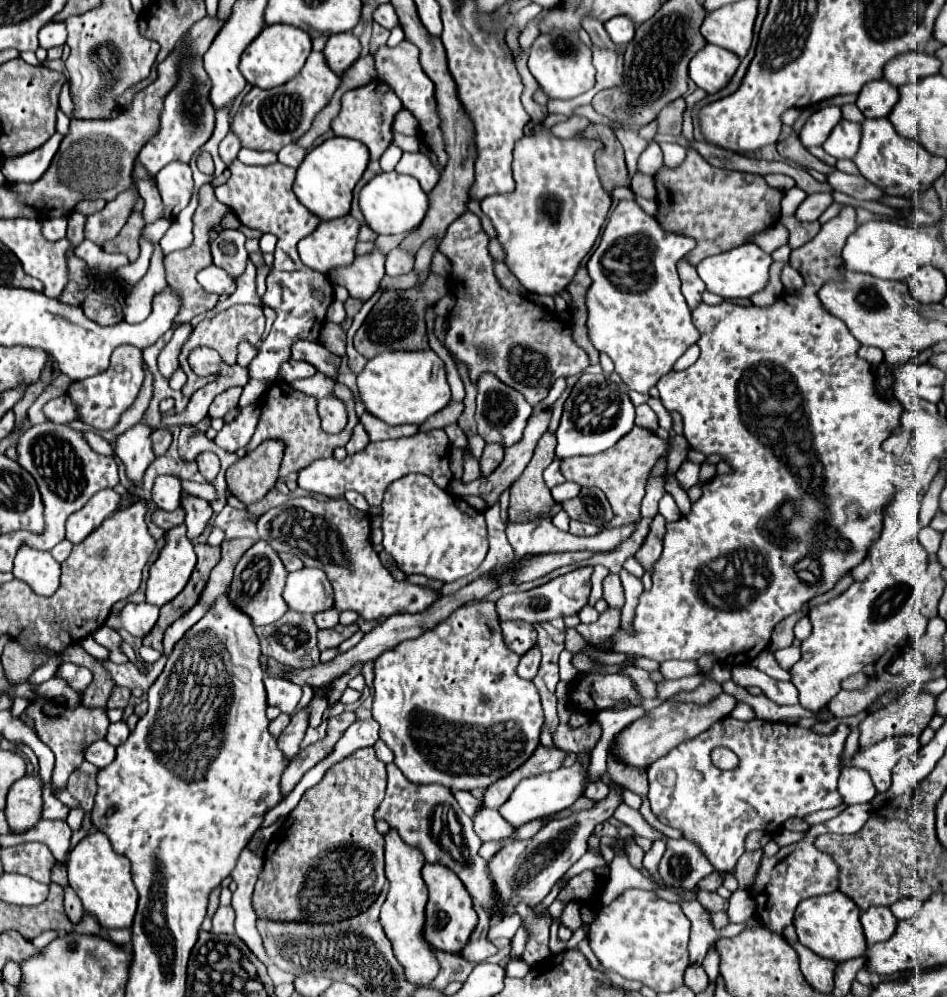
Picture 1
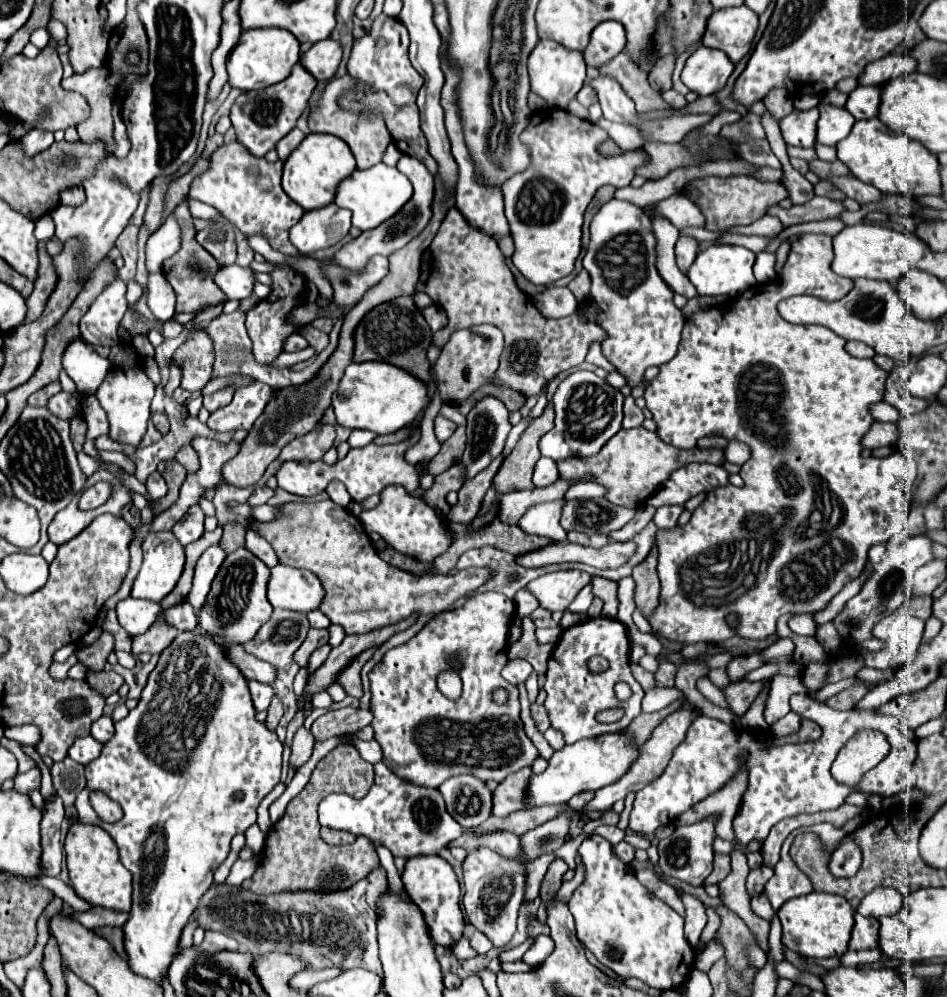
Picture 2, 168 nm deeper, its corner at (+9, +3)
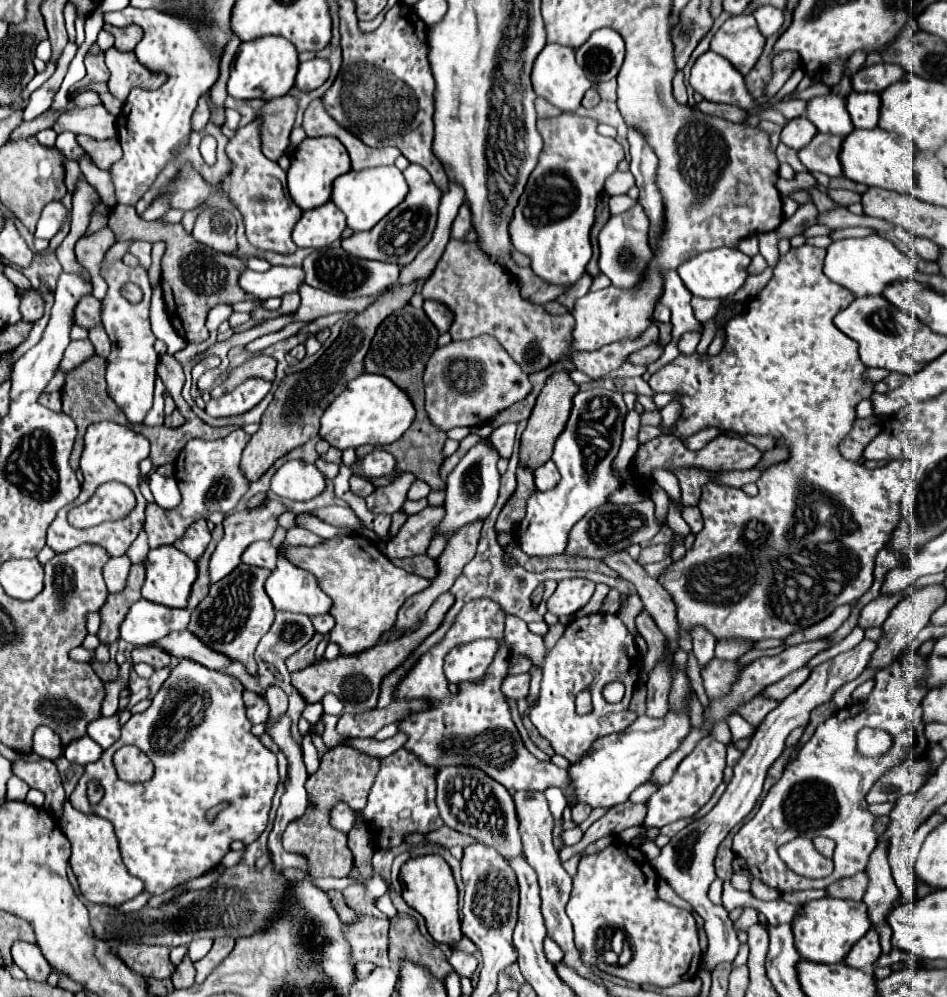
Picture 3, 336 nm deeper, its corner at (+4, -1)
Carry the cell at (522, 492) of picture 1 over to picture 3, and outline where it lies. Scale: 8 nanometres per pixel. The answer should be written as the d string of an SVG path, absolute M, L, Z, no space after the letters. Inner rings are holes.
M559 372L553 374L545 388L541 390L537 404L529 416L529 424L525 428L525 432L521 434L521 446L519 446L519 466L521 468L529 468L535 470L539 468L543 462L547 462L551 458L551 450L553 450L553 442L555 438L561 434L561 430L565 428L565 422L569 418L569 410L571 410L571 400L577 392L577 384L571 382L567 372Z

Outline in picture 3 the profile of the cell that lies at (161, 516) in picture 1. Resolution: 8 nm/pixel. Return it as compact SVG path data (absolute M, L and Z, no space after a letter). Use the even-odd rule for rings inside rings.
M233 430L229 436L221 440L189 440L181 452L183 456L183 470L191 476L191 486L185 488L183 502L173 510L151 510L145 512L145 530L149 536L149 546L159 548L165 544L173 544L177 538L183 536L185 528L199 518L207 518L211 512L227 512L231 510L239 498L247 492L249 482L239 470L239 460L245 444L249 442L249 434L243 430Z

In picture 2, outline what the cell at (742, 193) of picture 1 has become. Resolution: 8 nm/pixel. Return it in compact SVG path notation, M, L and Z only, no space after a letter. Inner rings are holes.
M708 176L692 180L690 186L700 192L696 204L706 218L706 230L728 230L732 226L752 224L754 220L766 214L768 206L776 206L780 200L788 198L788 190L784 188L782 182L762 182L752 176L734 176L734 178Z

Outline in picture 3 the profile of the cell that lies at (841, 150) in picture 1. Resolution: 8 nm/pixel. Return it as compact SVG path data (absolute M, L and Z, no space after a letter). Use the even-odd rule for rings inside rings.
M827 94L827 96L819 96L819 98L809 100L805 116L823 134L847 136L855 130L855 126L851 124L851 116L847 112L845 100L835 94Z

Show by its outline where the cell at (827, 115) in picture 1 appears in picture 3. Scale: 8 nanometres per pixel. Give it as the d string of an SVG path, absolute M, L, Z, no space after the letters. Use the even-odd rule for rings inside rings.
M805 116L793 118L785 124L785 128L781 132L781 142L789 148L799 150L799 148L803 148L803 144L809 144L809 140L811 140L811 136L815 136L815 132L817 132L815 124L811 120L807 120Z

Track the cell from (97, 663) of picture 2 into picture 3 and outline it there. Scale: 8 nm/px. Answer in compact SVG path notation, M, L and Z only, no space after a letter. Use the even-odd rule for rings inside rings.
M133 564L131 574L127 578L127 586L119 594L109 594L105 606L101 608L101 628L99 628L99 640L107 646L119 640L119 626L129 612L131 604L135 604L141 598L141 586L145 580L145 564Z

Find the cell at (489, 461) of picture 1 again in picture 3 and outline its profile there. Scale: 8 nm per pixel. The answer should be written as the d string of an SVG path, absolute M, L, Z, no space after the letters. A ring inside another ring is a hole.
M427 506L417 514L411 514L401 526L395 538L385 546L389 558L407 558L427 552L429 542L433 540L439 520L443 520L443 506Z

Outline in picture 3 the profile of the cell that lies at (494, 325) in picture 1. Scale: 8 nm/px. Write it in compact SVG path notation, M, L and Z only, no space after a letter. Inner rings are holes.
M451 238L437 268L425 280L421 294L425 300L443 302L453 312L453 324L449 330L453 340L469 340L479 334L493 334L527 374L541 372L561 360L571 360L577 370L597 380L617 370L631 352L657 342L659 338L657 324L651 324L635 340L617 340L615 344L605 344L595 352L575 350L571 346L571 328L575 326L575 318L571 314L551 316L543 310L543 306L523 300L515 278L497 260L487 256L477 242Z

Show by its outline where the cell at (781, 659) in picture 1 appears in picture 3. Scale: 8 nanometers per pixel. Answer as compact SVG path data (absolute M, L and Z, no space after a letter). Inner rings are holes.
M865 638L853 650L843 652L843 654L815 666L811 670L811 676L807 678L807 682L803 682L791 696L787 696L783 702L779 702L779 706L775 710L771 710L769 716L765 716L763 724L759 724L759 728L757 728L757 732L755 732L755 736L751 740L751 746L743 752L743 758L733 768L735 776L733 776L731 784L727 786L727 790L723 792L723 796L719 798L719 802L715 804L715 808L709 814L705 814L703 818L693 820L679 834L675 834L669 840L669 844L661 848L661 854L651 860L651 866L655 868L655 872L661 878L665 878L671 884L671 888L683 900L687 900L695 908L695 912L705 920L705 932L707 932L707 940L709 940L707 954L703 958L703 968L705 970L710 971L721 962L731 964L735 960L737 952L739 952L739 940L737 940L737 934L733 930L733 922L727 916L727 910L723 906L715 906L707 898L707 890L709 890L711 882L717 878L715 876L715 856L717 856L719 844L725 840L727 832L735 824L739 824L751 812L751 808L755 806L755 802L757 802L757 798L761 794L761 788L763 788L765 774L767 774L769 766L783 752L785 740L791 734L791 730L801 726L801 724L807 724L809 722L809 712L815 706L819 706L823 702L829 702L831 694L839 686L843 686L845 682L857 678L865 670L865 666L869 664L875 648L877 648L877 644Z

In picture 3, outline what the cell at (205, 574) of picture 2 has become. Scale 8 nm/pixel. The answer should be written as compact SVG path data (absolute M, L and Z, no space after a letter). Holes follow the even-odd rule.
M265 500L261 506L253 508L253 510L241 510L241 512L235 512L233 516L225 518L223 526L225 526L225 536L223 540L217 544L215 552L211 554L211 560L209 560L209 584L215 584L219 582L221 578L225 578L233 568L239 566L241 562L241 554L243 550L251 544L251 542L257 542L257 540L269 540L277 528L277 522L275 518L283 512L283 504L277 502L277 500Z

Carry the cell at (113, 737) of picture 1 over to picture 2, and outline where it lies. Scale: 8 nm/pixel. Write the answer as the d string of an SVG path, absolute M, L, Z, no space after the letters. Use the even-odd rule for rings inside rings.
M102 716L102 718L98 718L94 724L92 724L92 732L90 732L90 736L94 738L94 740L98 740L98 742L108 742L112 736L114 736L114 722L112 722L112 718L110 716Z

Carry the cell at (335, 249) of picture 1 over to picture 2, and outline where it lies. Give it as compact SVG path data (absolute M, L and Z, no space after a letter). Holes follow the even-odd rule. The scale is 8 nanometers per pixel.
M334 202L304 212L304 216L290 228L290 242L300 254L312 254L316 250L338 244L350 230L350 212L338 208Z

